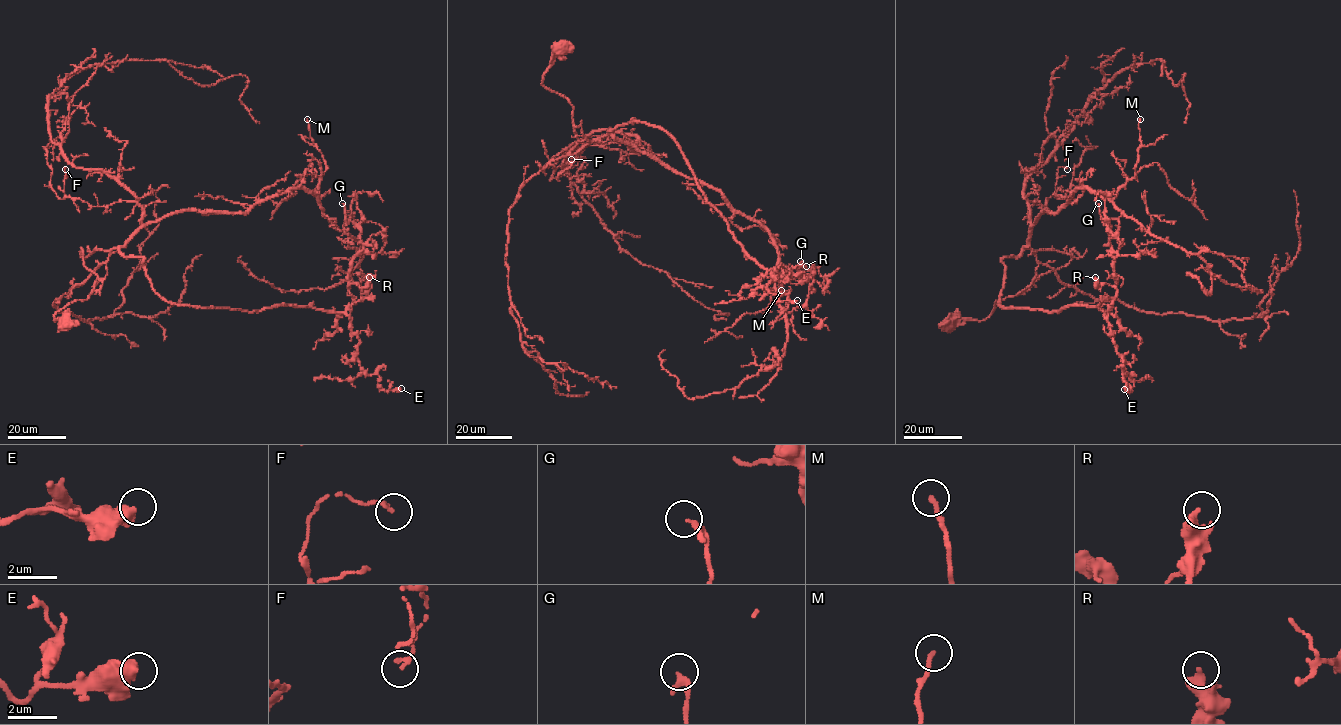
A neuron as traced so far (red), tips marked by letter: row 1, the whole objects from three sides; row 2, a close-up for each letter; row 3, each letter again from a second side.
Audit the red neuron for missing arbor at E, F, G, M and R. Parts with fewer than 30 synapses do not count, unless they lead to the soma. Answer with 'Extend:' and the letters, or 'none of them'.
Extend: none of them

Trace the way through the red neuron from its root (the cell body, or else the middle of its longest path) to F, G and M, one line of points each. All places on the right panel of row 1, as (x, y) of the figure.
F: (949, 324), (983, 320), (997, 300), (1038, 280), (1025, 247), (1027, 201), (1046, 206), (1057, 169), (1067, 169)
G: (949, 324), (983, 320), (1038, 280), (1026, 248), (1002, 259), (998, 305), (1108, 312), (1117, 274), (1098, 203)
M: (949, 324), (983, 320), (1038, 280), (1025, 247), (1037, 215), (1079, 188), (1115, 196), (1135, 175), (1140, 119)

